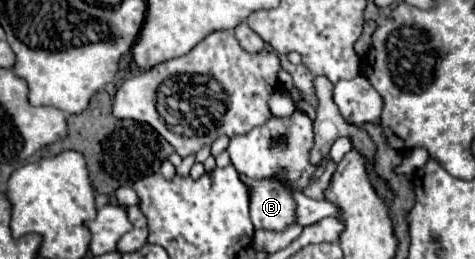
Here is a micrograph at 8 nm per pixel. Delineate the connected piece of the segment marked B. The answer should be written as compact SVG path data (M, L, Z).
M240 176L240 178L250 186L250 218L254 222L254 228L282 232L290 224L296 224L296 220L294 220L296 200L282 184L278 184L276 180L250 180L246 176Z

